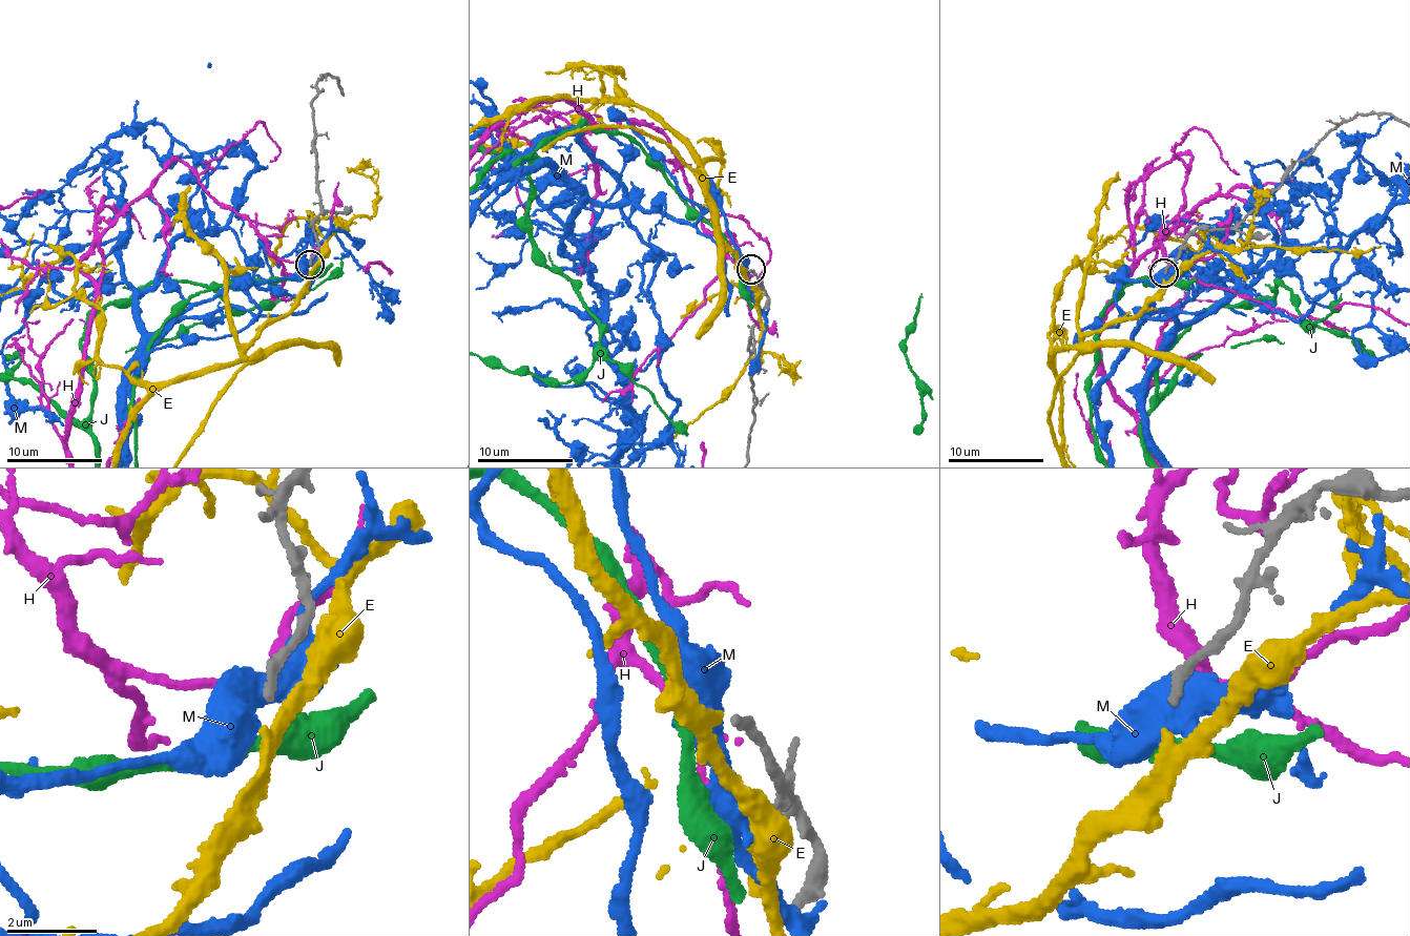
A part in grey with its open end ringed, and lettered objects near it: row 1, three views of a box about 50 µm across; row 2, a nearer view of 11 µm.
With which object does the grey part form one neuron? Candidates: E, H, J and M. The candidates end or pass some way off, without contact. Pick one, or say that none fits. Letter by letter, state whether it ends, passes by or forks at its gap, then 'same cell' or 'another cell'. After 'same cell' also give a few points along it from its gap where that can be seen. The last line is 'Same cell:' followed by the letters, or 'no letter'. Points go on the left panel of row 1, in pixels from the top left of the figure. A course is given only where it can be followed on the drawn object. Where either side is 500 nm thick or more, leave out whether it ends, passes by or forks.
E: it passes by | another cell
H: it passes by | another cell
J: it passes by | another cell
M: another cell
Same cell: no letter

